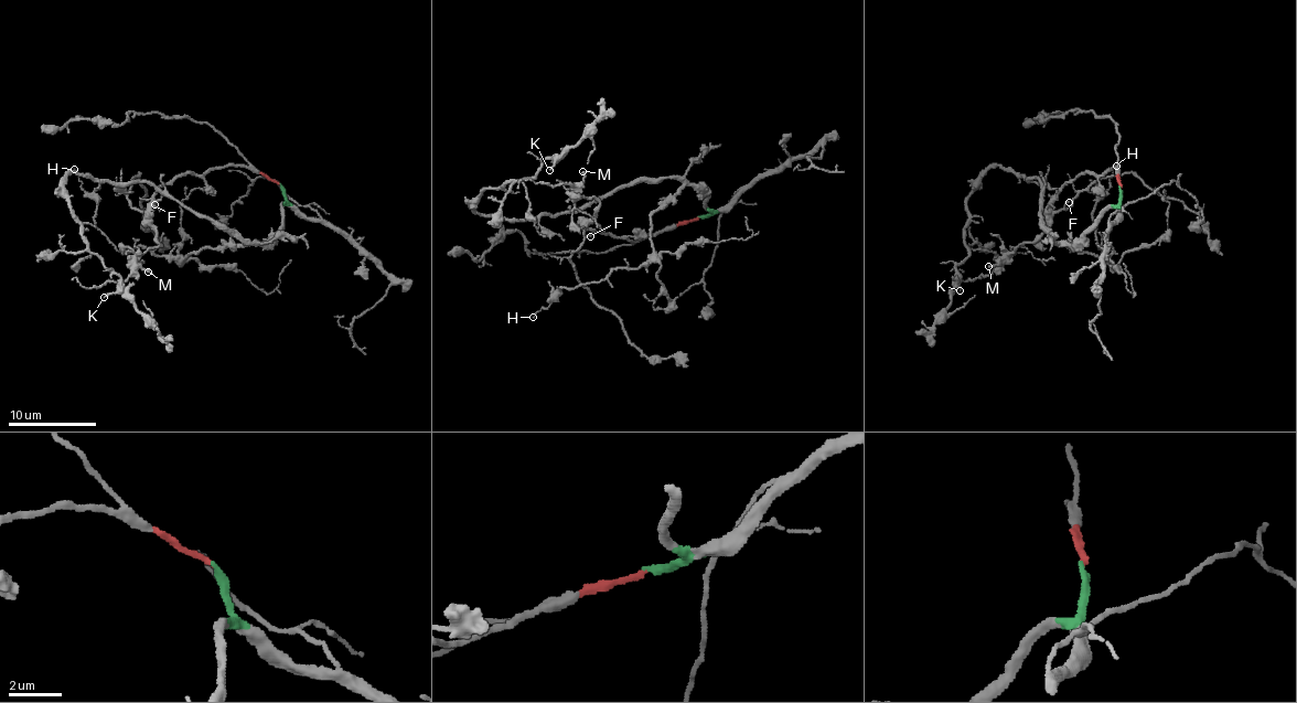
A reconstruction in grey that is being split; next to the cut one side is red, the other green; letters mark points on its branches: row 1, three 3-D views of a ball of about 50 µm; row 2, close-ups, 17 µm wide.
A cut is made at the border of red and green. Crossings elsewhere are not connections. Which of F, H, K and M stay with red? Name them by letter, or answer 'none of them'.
F, M

